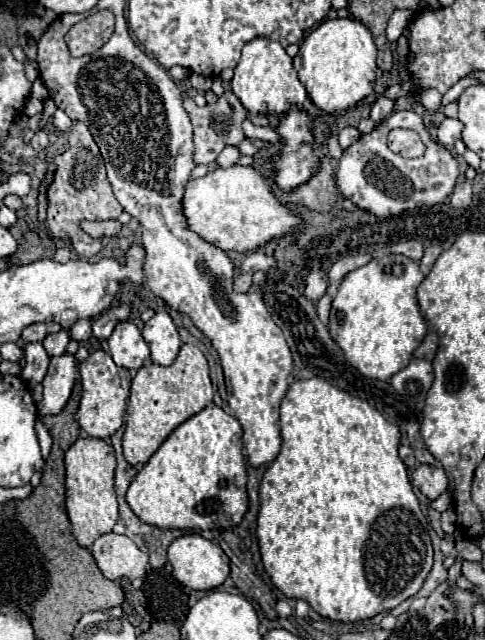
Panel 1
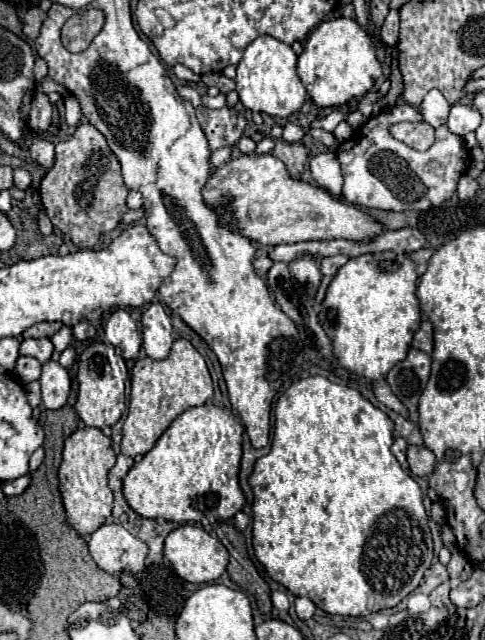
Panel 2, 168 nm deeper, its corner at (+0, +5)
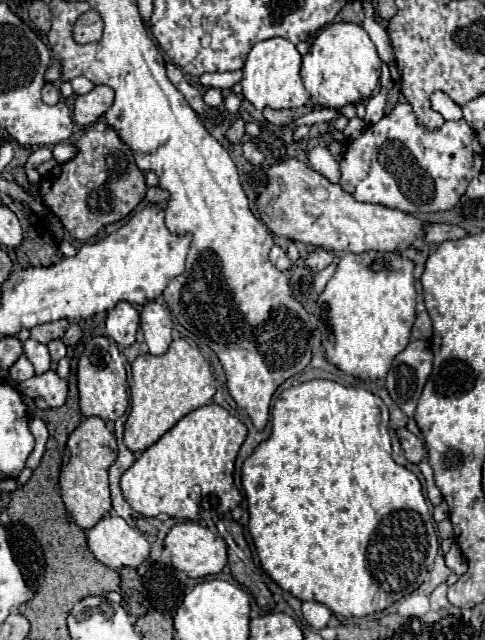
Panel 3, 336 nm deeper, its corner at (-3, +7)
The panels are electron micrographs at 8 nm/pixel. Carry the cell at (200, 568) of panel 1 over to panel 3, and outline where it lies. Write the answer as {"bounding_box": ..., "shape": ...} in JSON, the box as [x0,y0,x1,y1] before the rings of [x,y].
{"bounding_box":[165,522,227,578],"shape":[[[179,522],[175,524],[167,538],[165,538],[165,548],[171,552],[171,562],[177,570],[185,572],[189,578],[203,578],[203,576],[213,576],[213,574],[219,574],[227,562],[227,544],[225,540],[203,528],[201,524],[197,522]]]}

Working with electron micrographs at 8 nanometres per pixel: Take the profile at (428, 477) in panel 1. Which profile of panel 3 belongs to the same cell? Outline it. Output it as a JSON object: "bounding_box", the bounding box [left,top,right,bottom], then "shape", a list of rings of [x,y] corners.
{"bounding_box":[395,428,425,464],"shape":[[[397,428],[395,430],[399,442],[401,442],[401,448],[405,452],[405,458],[413,464],[419,464],[423,454],[425,454],[425,446],[423,446],[423,440],[417,438],[413,432],[409,432],[407,428]]]}

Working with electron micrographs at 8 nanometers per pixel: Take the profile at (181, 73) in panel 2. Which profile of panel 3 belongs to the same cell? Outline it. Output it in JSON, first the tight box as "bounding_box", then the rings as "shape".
{"bounding_box":[199,70,241,90],"shape":[[[239,70],[228,71],[224,73],[205,73],[200,76],[199,80],[203,86],[207,86],[207,88],[220,88],[223,90],[231,90],[235,84],[239,84],[241,82],[241,72]]]}

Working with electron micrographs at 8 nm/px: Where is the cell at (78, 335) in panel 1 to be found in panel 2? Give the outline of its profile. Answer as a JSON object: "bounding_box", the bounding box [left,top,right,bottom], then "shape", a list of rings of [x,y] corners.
{"bounding_box":[52,326,74,352],"shape":[[[62,326],[62,328],[58,330],[58,334],[52,336],[54,348],[56,348],[58,352],[62,352],[62,350],[72,342],[72,338],[74,338],[74,334],[72,334],[72,326]]]}

